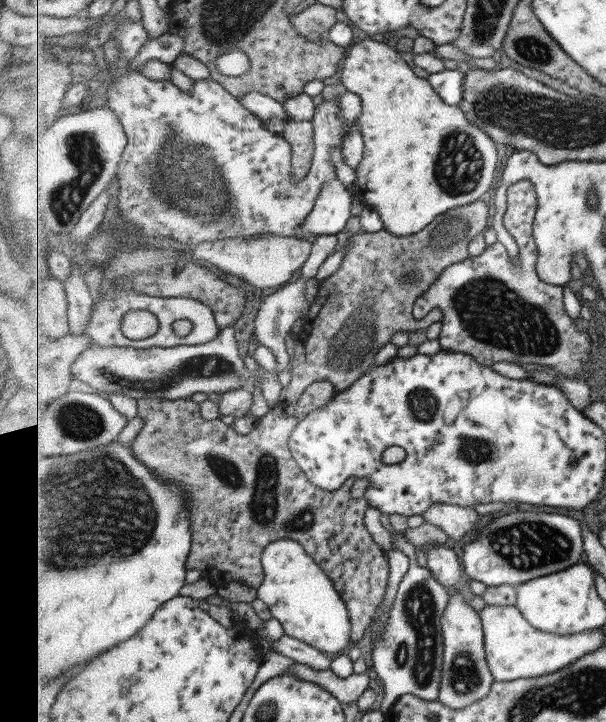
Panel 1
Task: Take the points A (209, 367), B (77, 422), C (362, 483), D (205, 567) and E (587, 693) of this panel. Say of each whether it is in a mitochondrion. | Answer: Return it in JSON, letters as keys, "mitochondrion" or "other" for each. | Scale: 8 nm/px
{"A":"mitochondrion","B":"mitochondrion","C":"other","D":"other","E":"mitochondrion"}

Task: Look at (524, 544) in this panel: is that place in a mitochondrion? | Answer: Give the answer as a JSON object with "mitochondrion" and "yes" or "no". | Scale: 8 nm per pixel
{"mitochondrion":"yes"}

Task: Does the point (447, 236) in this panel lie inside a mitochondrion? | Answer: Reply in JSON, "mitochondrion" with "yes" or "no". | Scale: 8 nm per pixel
{"mitochondrion":"yes"}

